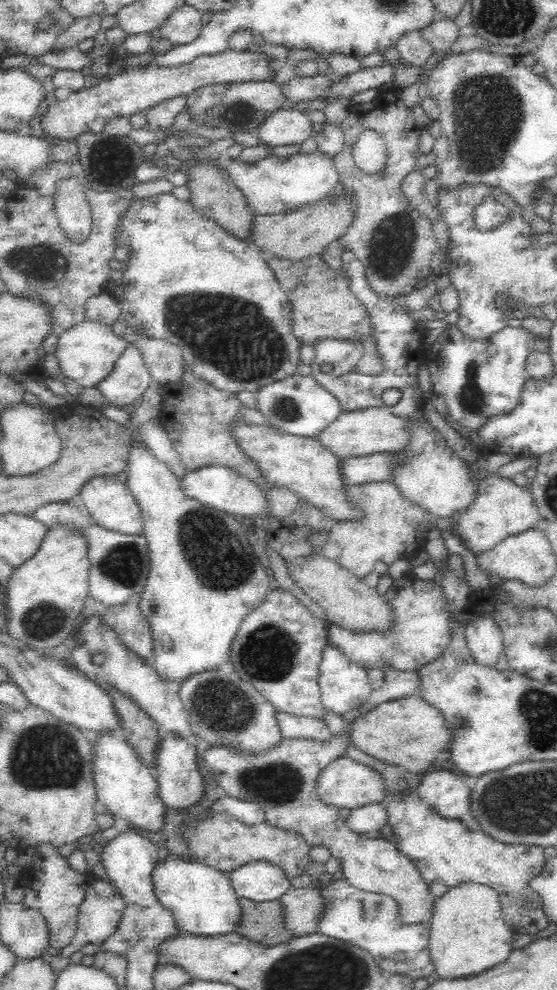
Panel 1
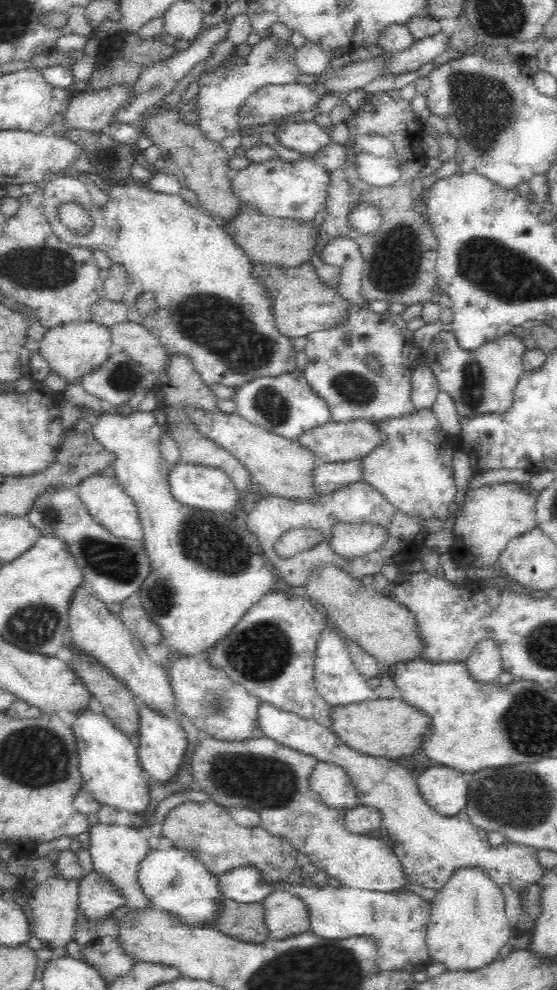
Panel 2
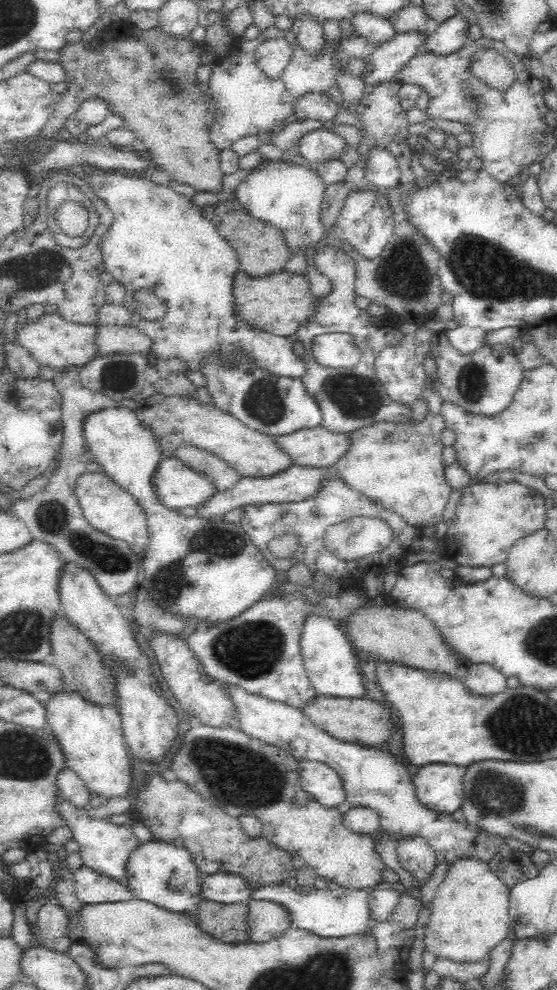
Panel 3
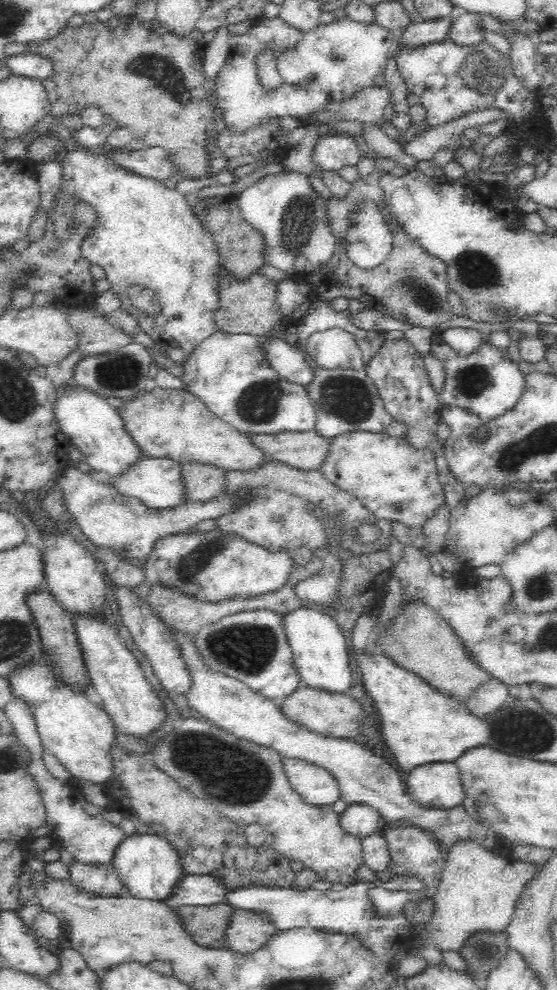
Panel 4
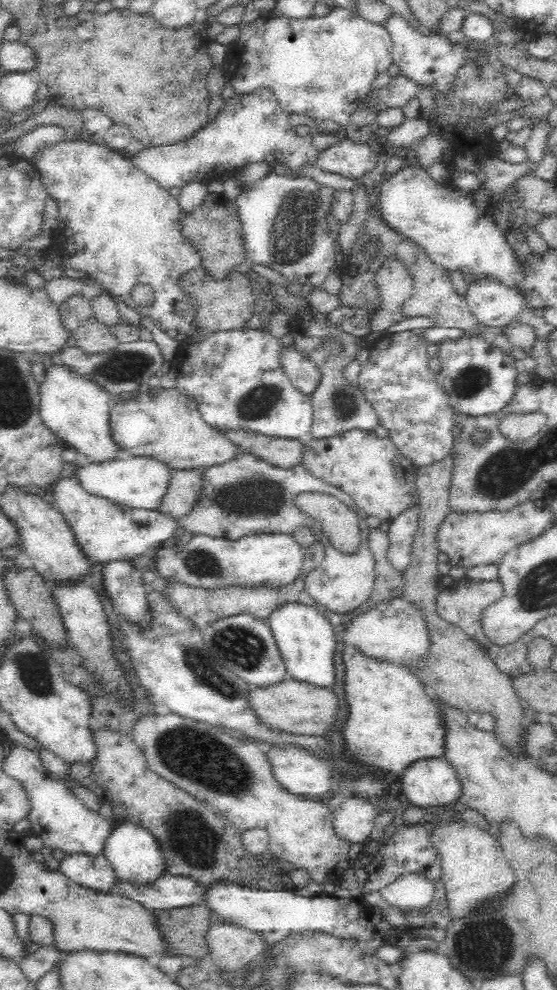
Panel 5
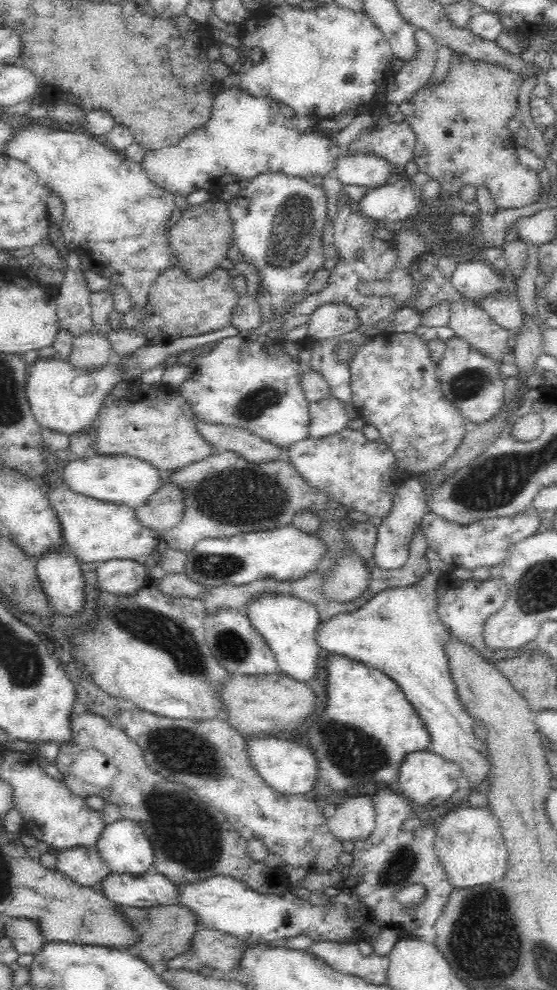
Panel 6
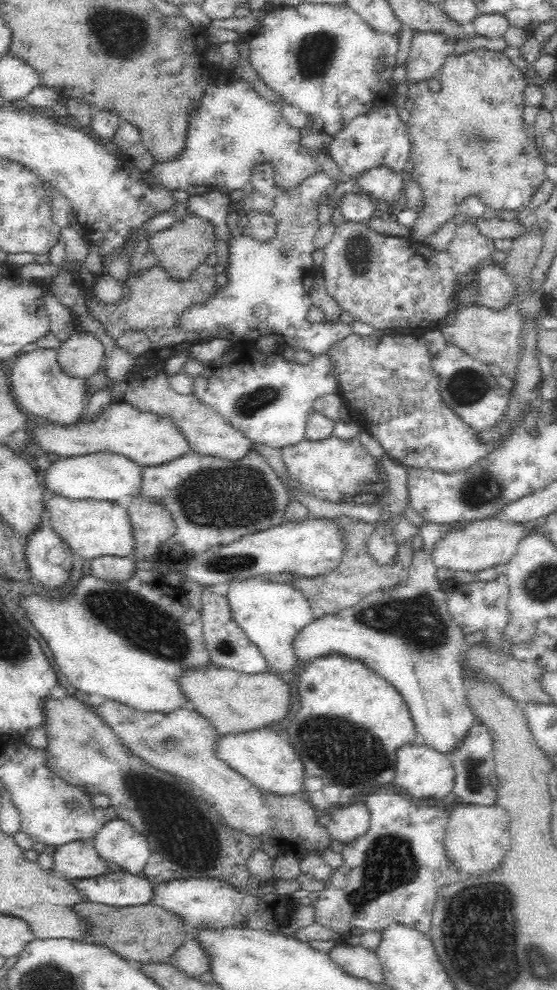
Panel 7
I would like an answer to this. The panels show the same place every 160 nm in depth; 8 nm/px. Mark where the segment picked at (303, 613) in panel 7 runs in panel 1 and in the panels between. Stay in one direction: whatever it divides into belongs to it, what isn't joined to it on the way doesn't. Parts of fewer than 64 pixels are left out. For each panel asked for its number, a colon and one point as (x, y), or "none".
1: (344, 685)
2: (337, 680)
3: (330, 661)
4: (320, 653)
5: (307, 641)
6: (290, 626)

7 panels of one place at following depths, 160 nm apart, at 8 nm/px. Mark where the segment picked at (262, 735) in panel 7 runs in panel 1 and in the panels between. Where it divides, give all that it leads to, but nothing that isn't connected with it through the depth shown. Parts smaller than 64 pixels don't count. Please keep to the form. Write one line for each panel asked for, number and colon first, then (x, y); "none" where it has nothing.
1: (345, 783)
2: (331, 782)
3: (320, 780)
4: (317, 786)
5: (299, 772)
6: (288, 768)

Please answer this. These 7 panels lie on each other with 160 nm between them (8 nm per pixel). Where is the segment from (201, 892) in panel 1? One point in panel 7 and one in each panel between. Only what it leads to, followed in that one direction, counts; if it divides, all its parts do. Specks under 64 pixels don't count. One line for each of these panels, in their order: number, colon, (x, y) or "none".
2: (175, 882)
3: (165, 875)
4: (149, 866)
5: (135, 853)
6: (124, 846)
7: (123, 848)

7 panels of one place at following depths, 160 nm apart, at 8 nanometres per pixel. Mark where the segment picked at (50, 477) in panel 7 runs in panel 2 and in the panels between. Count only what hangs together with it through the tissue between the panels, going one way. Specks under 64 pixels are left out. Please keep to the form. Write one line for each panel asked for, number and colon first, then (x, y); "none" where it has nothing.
2: (204, 487)
3: (181, 487)
4: (158, 482)
5: (139, 482)
6: (124, 480)

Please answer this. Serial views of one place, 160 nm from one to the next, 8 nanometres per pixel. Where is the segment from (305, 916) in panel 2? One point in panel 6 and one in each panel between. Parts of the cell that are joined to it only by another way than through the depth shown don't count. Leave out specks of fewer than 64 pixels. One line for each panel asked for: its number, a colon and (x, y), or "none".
3: (267, 919)
4: (248, 930)
5: (232, 947)
6: (217, 949)

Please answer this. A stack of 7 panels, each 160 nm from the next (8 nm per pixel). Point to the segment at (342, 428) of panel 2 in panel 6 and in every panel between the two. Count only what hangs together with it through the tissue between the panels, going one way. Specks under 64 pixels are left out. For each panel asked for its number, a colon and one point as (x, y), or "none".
3: (316, 447)
4: (307, 450)
5: (286, 452)
6: (248, 445)

